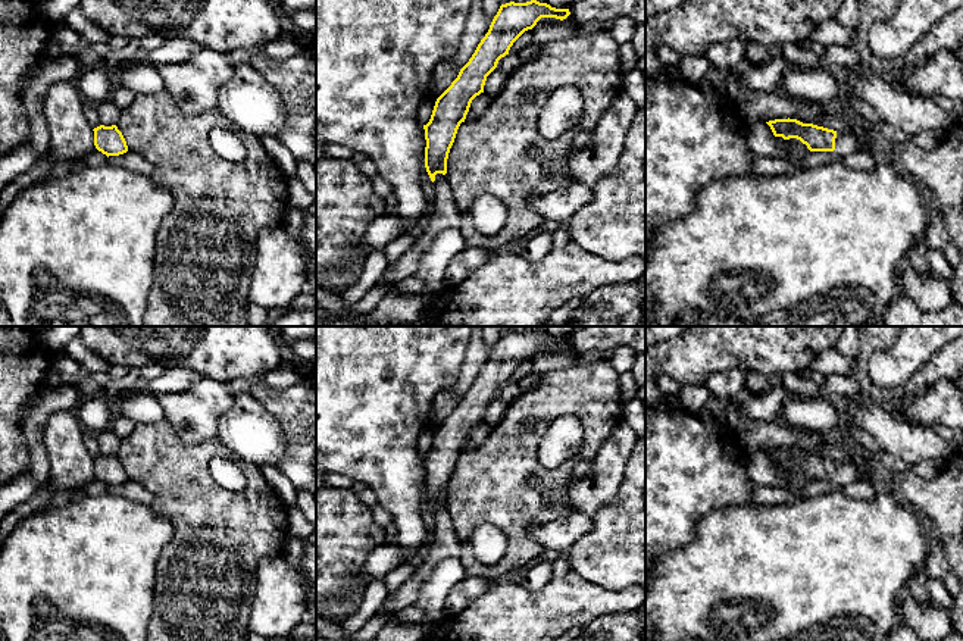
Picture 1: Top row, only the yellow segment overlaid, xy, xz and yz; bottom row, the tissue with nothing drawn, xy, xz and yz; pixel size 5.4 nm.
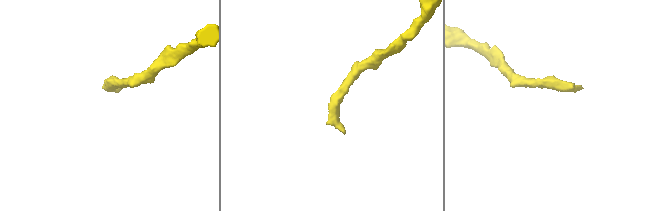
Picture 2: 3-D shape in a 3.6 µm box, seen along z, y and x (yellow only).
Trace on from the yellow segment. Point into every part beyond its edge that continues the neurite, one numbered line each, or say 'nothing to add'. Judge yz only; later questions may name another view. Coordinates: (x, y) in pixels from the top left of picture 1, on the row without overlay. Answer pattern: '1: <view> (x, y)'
1: yz (847, 471)

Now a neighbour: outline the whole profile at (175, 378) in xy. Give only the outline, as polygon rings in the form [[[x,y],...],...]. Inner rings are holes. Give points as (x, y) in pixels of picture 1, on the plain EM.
[[[175,365],[166,368],[159,378],[150,381],[148,387],[154,395],[179,393],[193,387],[200,378],[201,375],[197,370]]]

